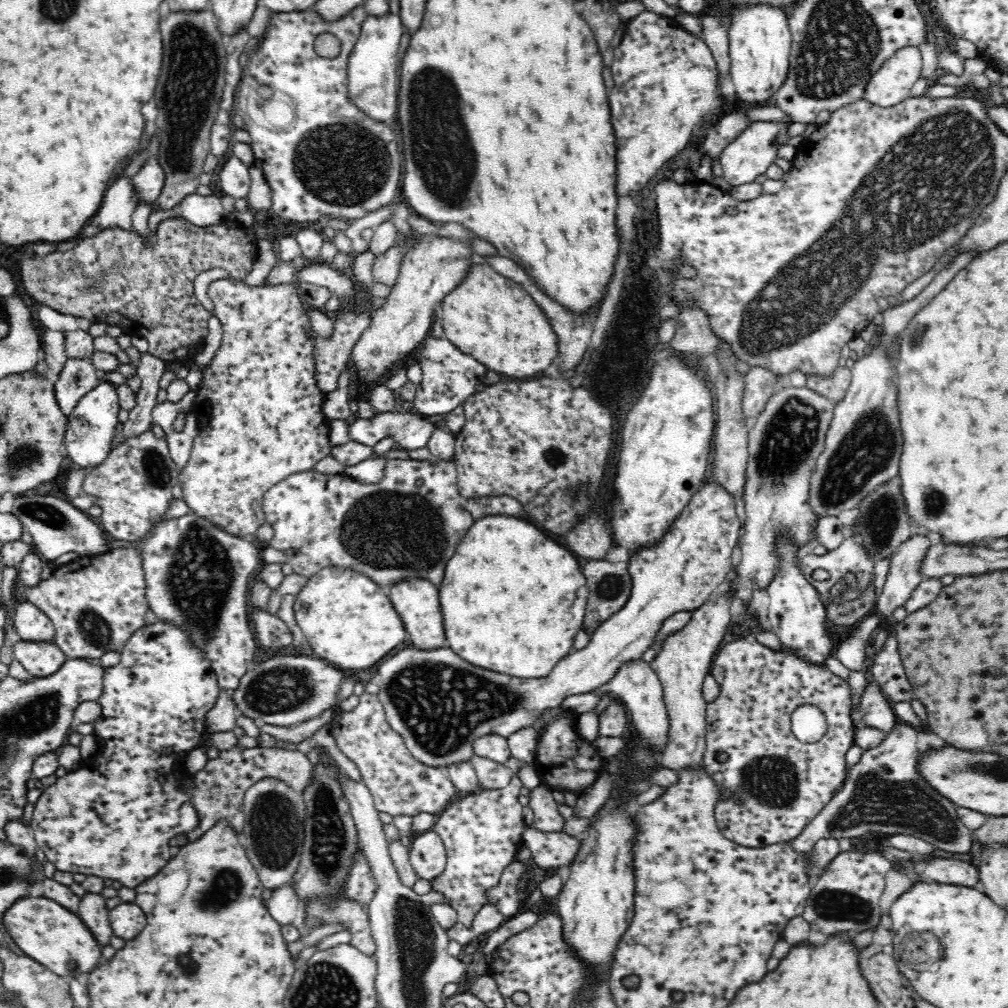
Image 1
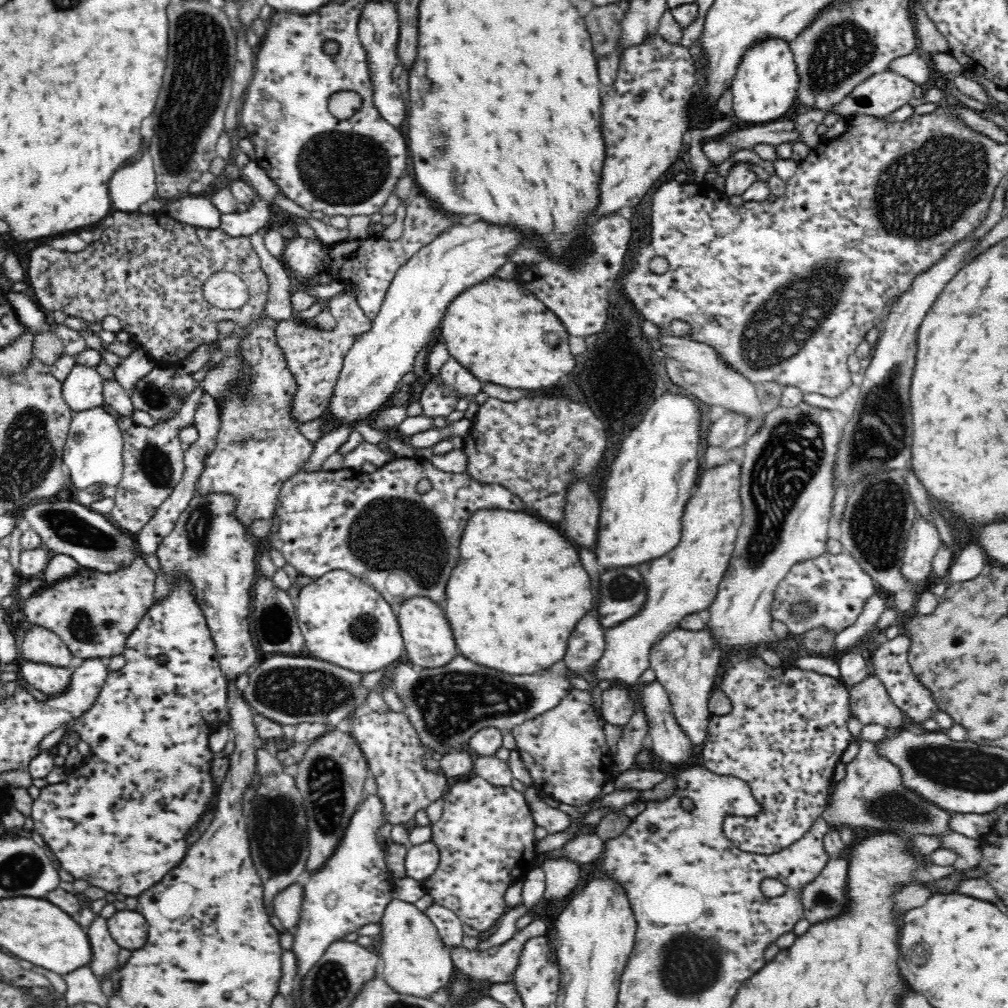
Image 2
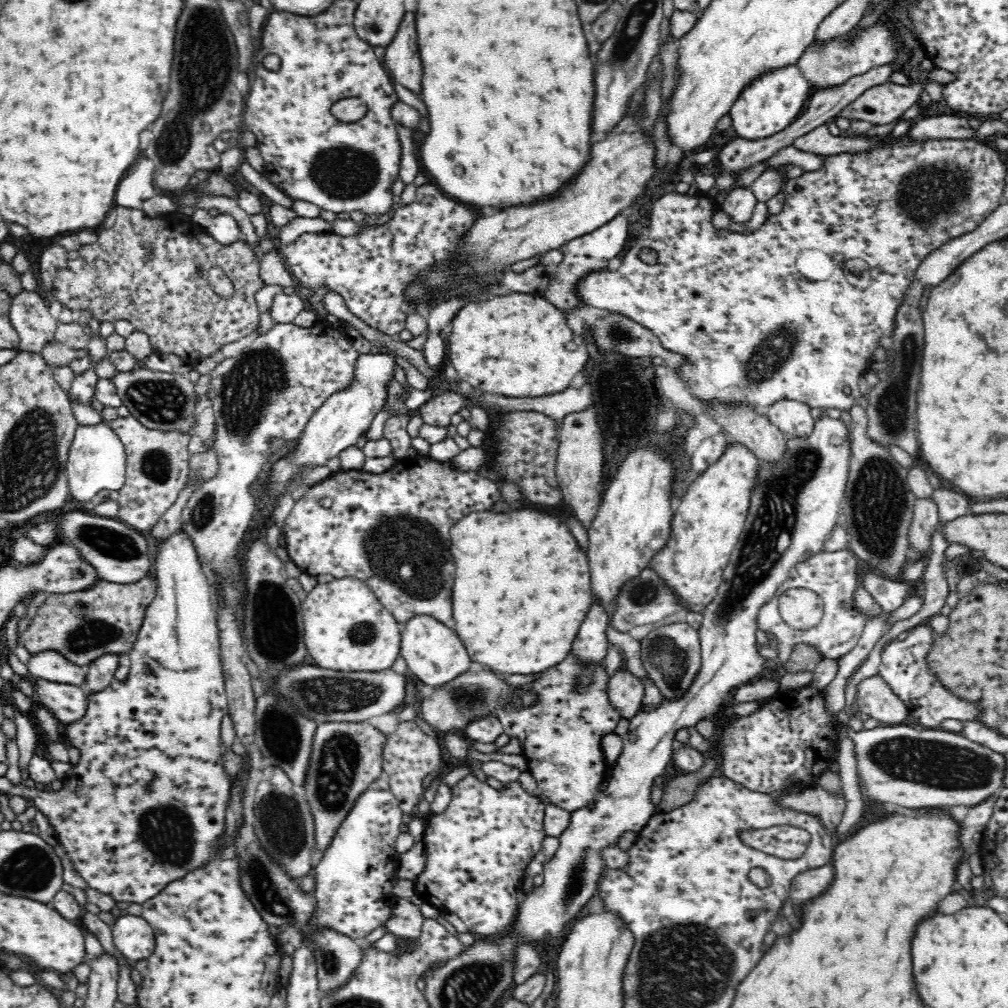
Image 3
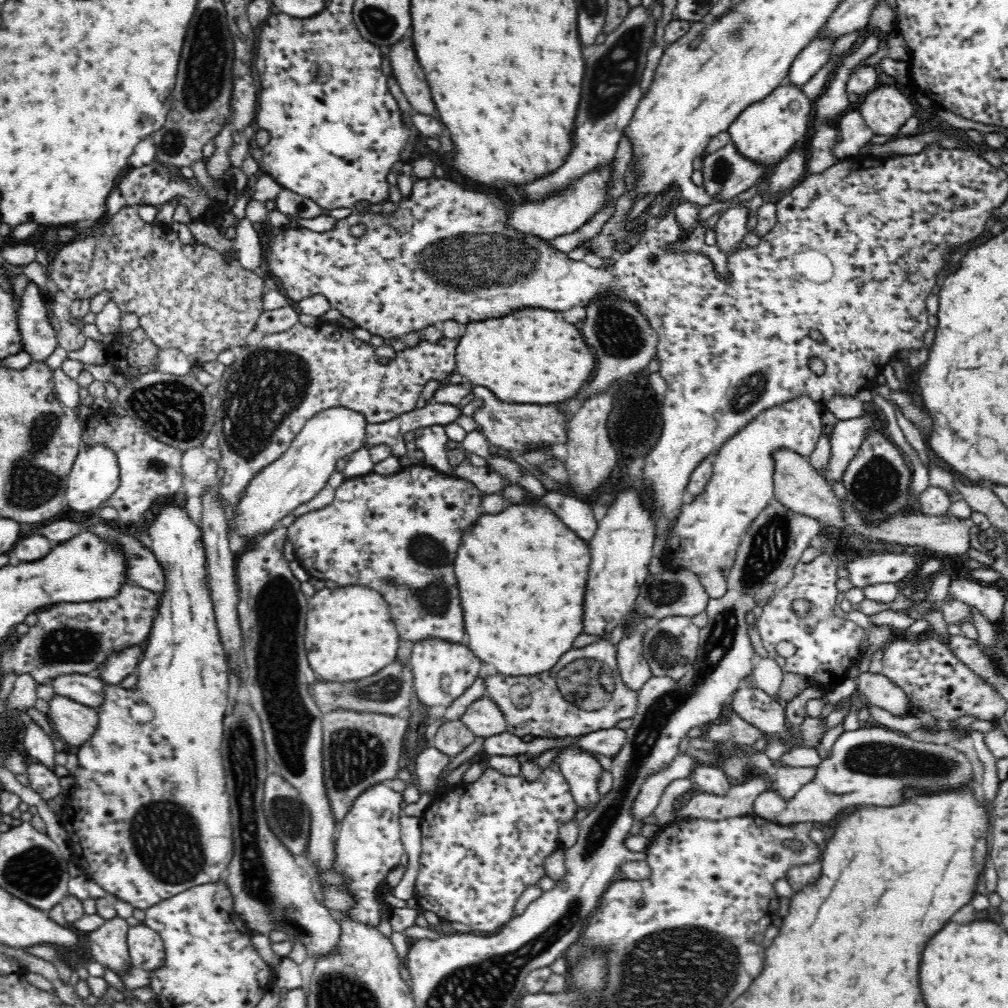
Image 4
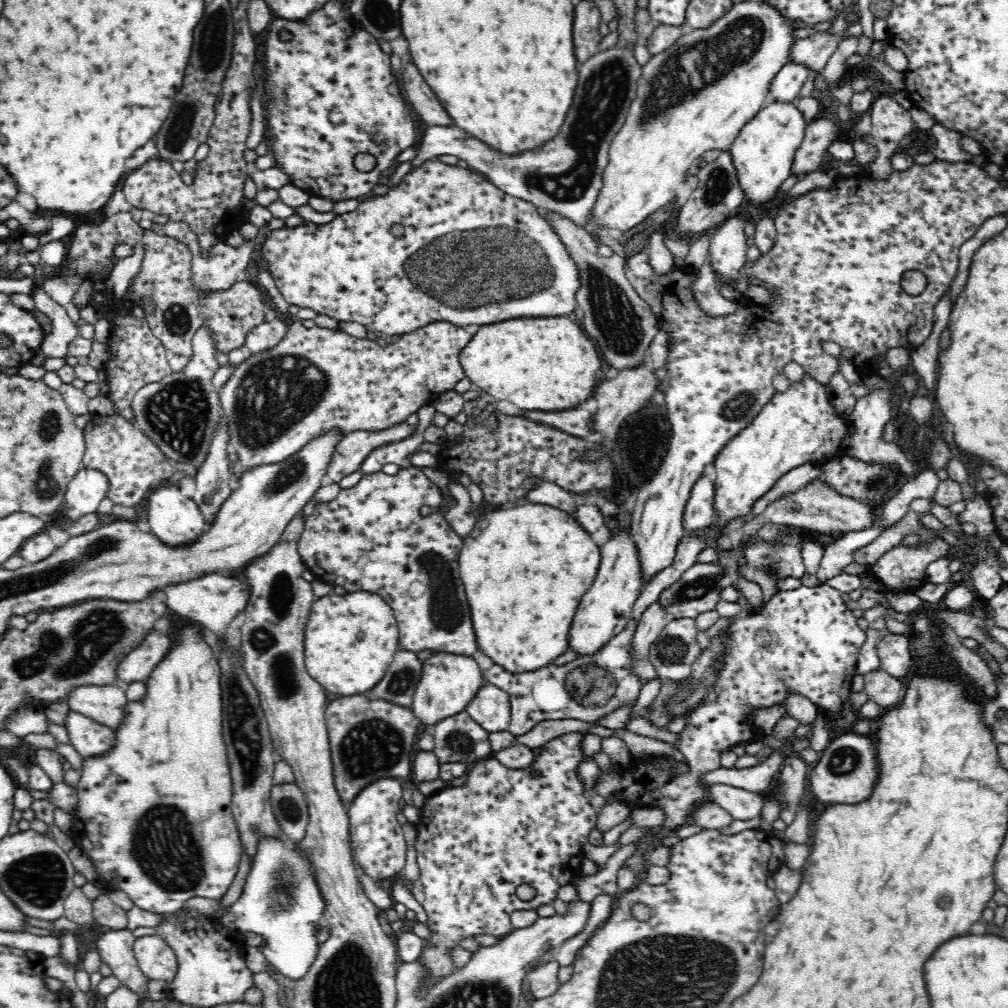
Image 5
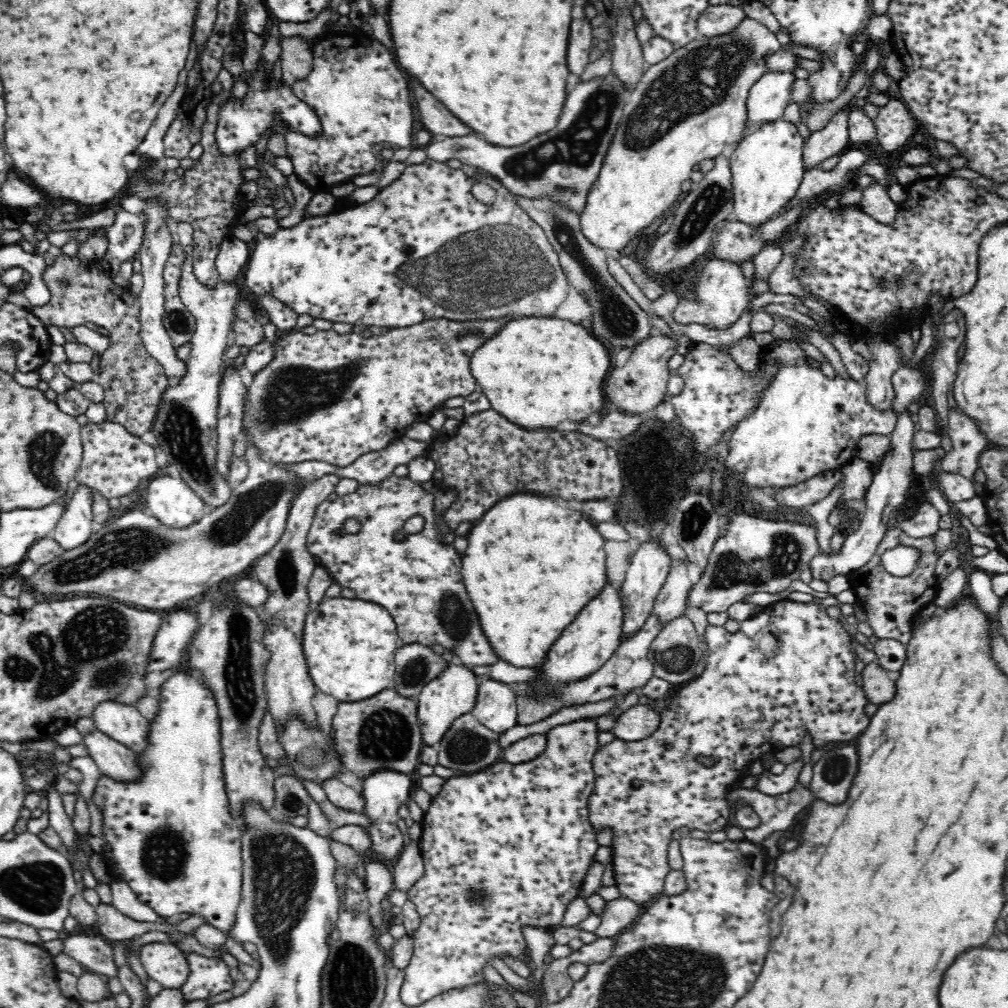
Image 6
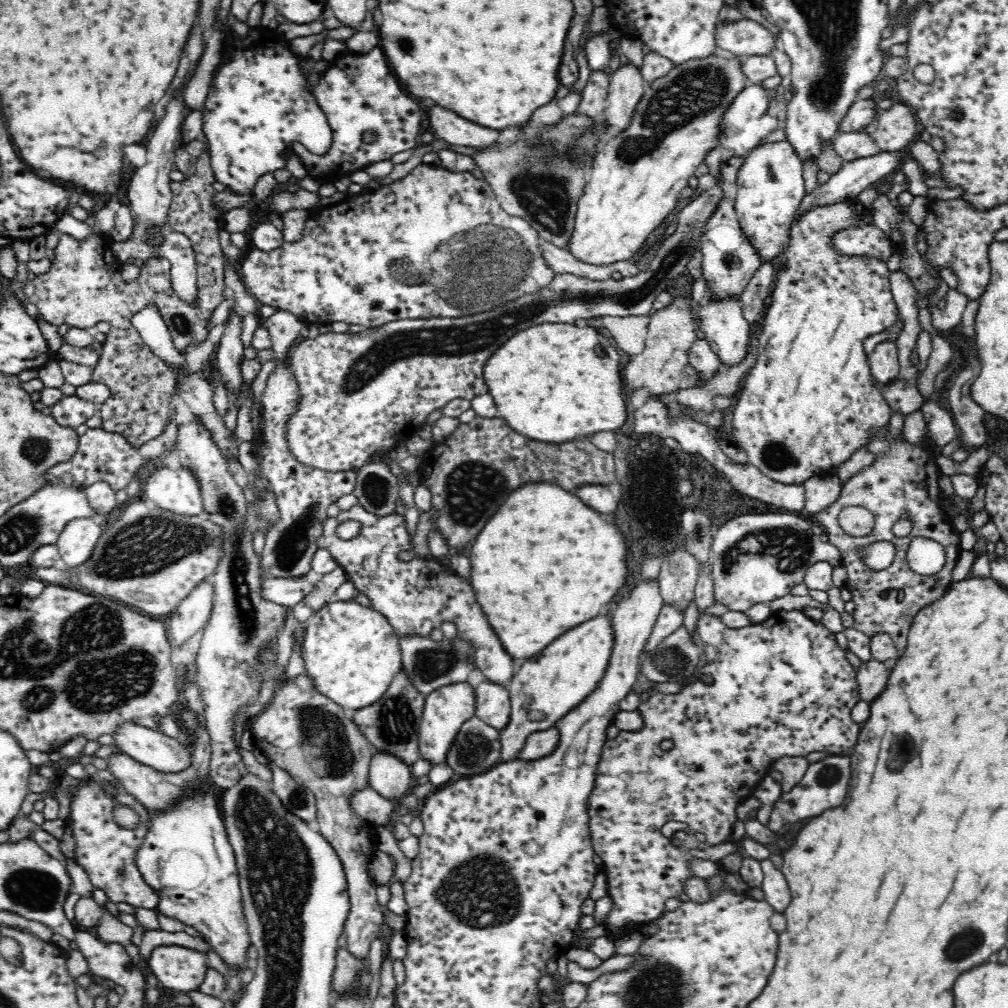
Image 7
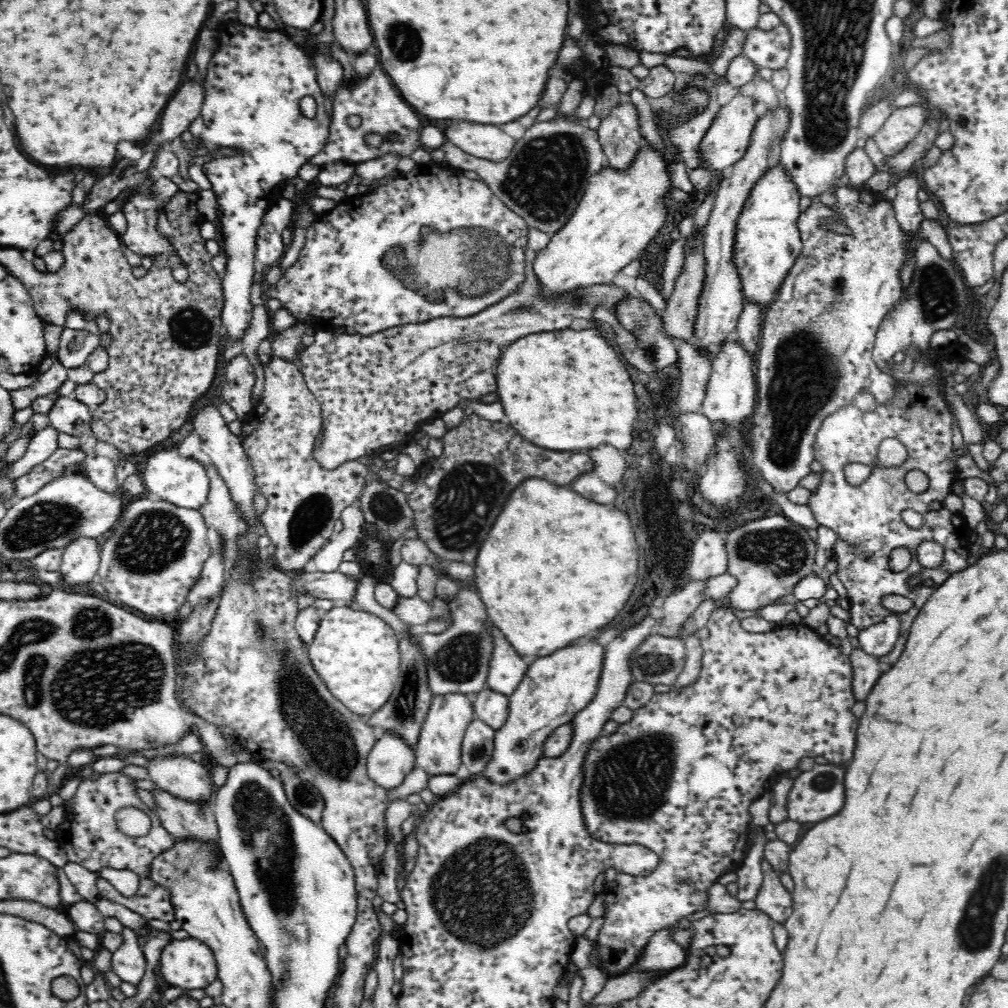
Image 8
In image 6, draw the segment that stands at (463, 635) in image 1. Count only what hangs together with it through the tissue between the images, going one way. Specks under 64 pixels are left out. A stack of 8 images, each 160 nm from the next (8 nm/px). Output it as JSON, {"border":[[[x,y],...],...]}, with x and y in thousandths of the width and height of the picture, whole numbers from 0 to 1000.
{"border":[[[510,490],[494,498],[464,530],[464,546],[457,552],[458,569],[490,647],[514,663],[540,657],[546,641],[573,607],[597,587],[601,579],[601,548],[597,530],[573,506],[554,500],[546,492]]]}

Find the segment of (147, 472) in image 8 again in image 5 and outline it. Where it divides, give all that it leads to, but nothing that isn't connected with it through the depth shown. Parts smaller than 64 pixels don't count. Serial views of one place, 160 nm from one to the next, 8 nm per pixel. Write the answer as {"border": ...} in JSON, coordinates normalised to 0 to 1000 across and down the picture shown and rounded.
{"border":[[[168,477],[149,488],[147,520],[149,520],[150,528],[169,542],[190,540],[204,526],[204,516],[198,503],[190,493],[187,493],[179,487],[175,477]]]}

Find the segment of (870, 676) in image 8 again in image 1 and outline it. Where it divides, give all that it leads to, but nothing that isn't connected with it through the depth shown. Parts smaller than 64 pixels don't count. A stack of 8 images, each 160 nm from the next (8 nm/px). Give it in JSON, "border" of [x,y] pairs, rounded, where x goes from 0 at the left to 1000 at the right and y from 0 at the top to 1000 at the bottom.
{"border":[[[867,677],[859,680],[853,695],[853,708],[856,718],[881,726],[893,714],[887,707],[886,697]]]}

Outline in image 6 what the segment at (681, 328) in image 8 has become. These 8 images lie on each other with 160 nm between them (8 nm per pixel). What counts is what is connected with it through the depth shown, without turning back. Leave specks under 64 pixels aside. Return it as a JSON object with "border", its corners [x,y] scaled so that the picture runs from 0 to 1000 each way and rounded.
{"border":[[[653,331],[644,332],[627,347],[627,353],[621,361],[610,363],[600,379],[601,395],[609,401],[610,407],[627,409],[627,412],[647,411],[657,398],[662,396],[663,376],[669,368],[663,364],[668,352],[674,351],[674,339],[669,335]]]}

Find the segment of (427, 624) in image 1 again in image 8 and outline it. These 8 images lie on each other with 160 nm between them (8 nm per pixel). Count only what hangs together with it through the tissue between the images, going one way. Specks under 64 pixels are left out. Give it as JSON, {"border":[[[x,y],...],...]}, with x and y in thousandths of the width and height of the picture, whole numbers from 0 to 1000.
{"border":[[[446,688],[431,689],[421,713],[412,743],[412,759],[427,771],[452,770],[458,759],[459,732],[464,719],[470,713],[469,698],[464,689]]]}

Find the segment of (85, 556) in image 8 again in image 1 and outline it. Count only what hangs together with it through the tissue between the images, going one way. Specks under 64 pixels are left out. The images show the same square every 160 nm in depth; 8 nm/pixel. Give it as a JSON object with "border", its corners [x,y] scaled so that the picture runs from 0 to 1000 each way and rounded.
{"border":[[[99,377],[98,382],[86,389],[85,393],[77,398],[70,411],[66,413],[66,425],[64,426],[63,440],[68,454],[77,460],[79,465],[92,465],[105,456],[113,444],[112,437],[115,434],[114,429],[118,420],[117,411],[119,407],[113,381]]]}

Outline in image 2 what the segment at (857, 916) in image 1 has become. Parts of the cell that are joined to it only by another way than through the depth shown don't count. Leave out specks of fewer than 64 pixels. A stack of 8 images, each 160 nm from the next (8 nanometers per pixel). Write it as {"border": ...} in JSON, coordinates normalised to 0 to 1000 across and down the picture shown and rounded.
{"border":[[[826,850],[806,875],[794,881],[798,912],[805,918],[815,916],[815,913],[823,913],[839,902],[839,873],[841,854],[839,851]]]}

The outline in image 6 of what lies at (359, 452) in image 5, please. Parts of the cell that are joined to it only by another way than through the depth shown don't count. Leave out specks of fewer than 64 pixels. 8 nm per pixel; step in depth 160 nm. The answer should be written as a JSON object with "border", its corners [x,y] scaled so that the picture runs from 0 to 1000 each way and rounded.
{"border":[[[326,469],[313,476],[299,475],[294,478],[294,490],[288,498],[283,526],[278,536],[250,561],[255,575],[267,585],[267,594],[257,605],[260,606],[260,613],[268,615],[265,619],[269,626],[261,631],[261,638],[269,647],[264,664],[263,685],[265,702],[275,718],[282,718],[288,708],[297,708],[304,718],[313,718],[313,706],[310,700],[313,681],[306,669],[300,643],[303,613],[308,605],[305,581],[312,564],[315,563],[313,555],[306,546],[305,530],[315,502],[325,497],[325,492],[332,488],[337,475],[335,471]]]}

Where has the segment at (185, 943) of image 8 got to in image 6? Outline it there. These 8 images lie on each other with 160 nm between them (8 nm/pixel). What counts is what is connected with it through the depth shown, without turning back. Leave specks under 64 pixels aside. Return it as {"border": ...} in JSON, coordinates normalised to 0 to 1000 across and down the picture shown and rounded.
{"border":[[[173,936],[144,937],[140,940],[138,952],[146,968],[159,974],[161,980],[180,981],[188,966],[184,945]]]}

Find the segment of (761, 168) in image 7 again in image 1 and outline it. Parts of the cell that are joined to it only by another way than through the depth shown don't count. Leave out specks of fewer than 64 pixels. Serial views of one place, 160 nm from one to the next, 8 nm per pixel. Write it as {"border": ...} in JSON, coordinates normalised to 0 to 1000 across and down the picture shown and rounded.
{"border":[[[750,5],[740,7],[727,16],[723,31],[724,74],[729,95],[733,101],[746,104],[767,102],[767,95],[782,79],[786,31],[782,13],[764,7]]]}

